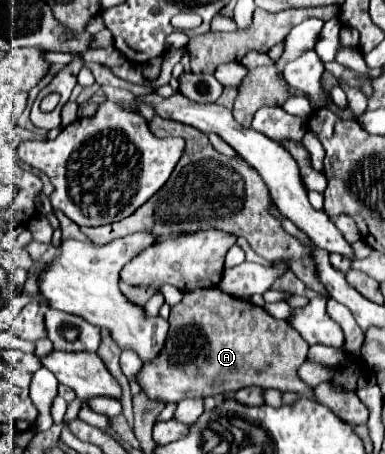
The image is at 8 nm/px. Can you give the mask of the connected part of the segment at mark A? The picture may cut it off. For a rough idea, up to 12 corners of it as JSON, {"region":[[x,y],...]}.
{"region":[[218,287],[170,309],[136,383],[150,399],[242,387],[314,401],[308,343]]}

